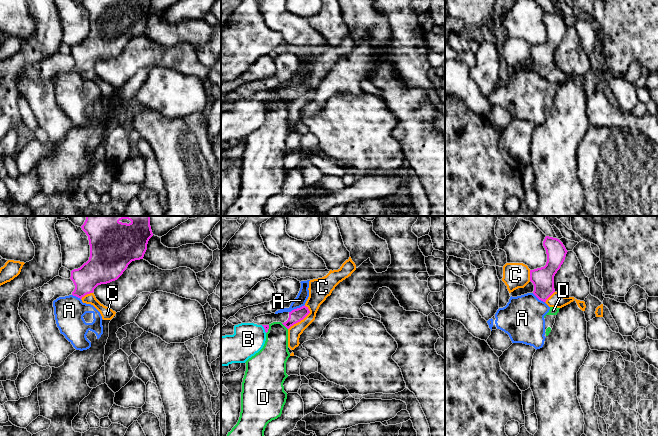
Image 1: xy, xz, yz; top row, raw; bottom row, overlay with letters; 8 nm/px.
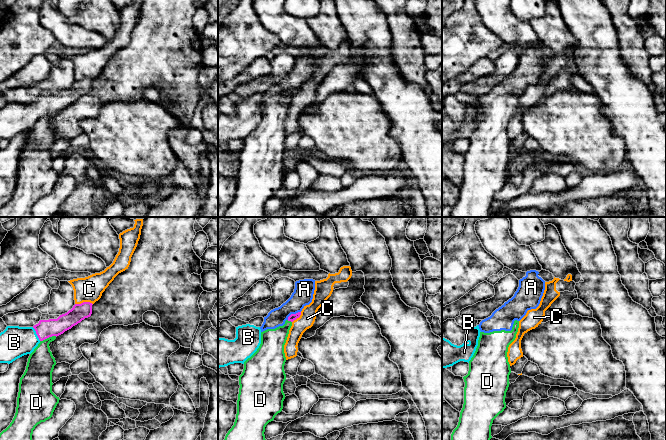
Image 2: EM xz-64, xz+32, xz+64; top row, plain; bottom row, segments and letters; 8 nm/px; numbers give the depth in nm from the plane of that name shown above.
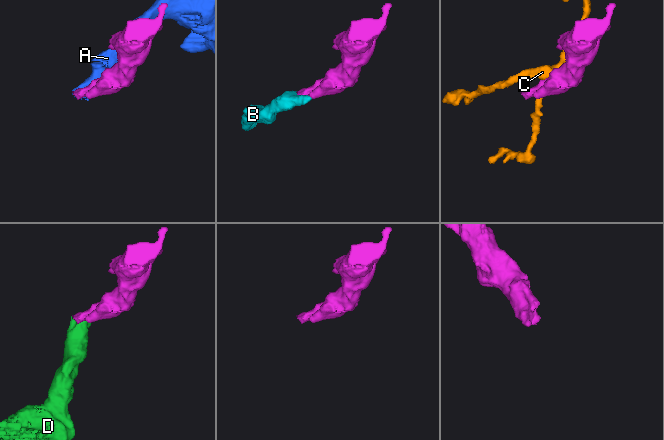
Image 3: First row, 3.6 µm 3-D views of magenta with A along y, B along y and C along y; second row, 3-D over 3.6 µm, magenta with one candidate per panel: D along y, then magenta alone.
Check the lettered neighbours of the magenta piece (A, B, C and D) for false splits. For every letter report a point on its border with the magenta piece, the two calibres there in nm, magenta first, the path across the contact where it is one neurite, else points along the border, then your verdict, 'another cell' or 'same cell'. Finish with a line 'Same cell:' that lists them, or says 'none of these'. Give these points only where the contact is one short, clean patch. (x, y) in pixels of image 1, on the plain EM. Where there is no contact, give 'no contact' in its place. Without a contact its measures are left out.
A: contact xz (297, 84); calibres 110 and 90 nm; border xz (304, 80), (289, 88); another cell
B: contact xz (264, 104); calibres 50 and 260 nm; way xz (266, 103), (264, 104), (248, 115); same cell
C: contact xz (301, 95); calibres 110 and 150 nm; another cell
D: contact xz (284, 101); calibres 110 and 220 nm; border xz (281, 99), (287, 105); another cell
Same cell: B

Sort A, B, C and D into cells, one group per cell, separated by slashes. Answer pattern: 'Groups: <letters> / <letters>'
Groups: A D / B / C

